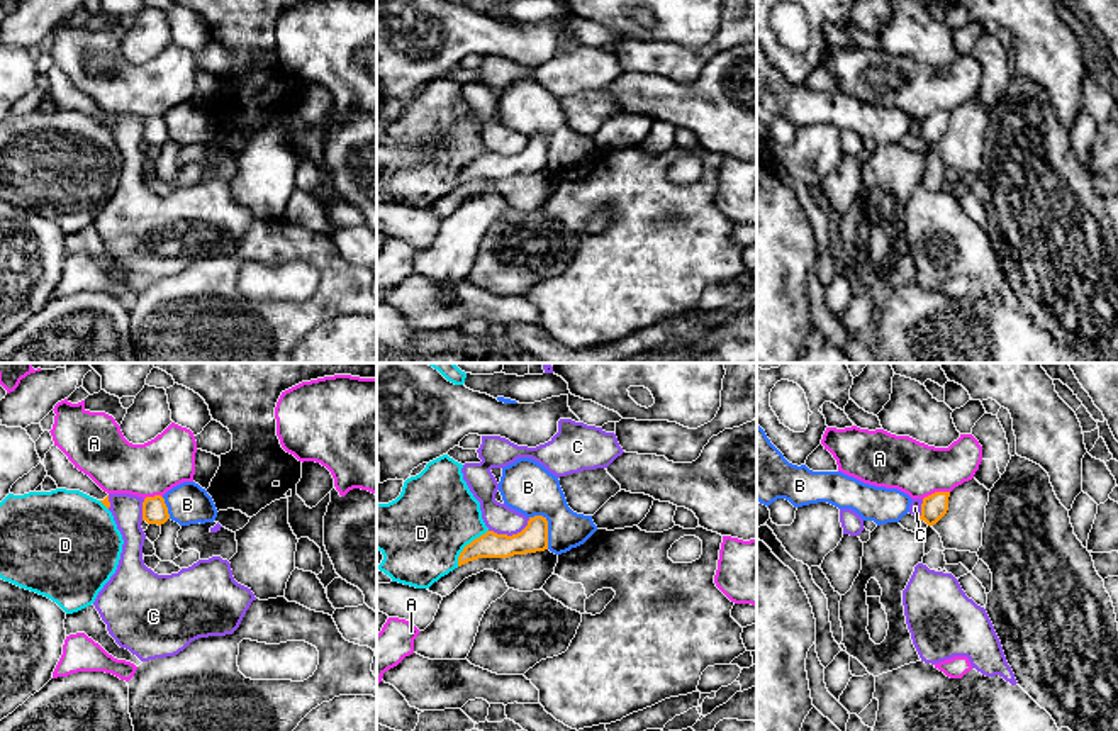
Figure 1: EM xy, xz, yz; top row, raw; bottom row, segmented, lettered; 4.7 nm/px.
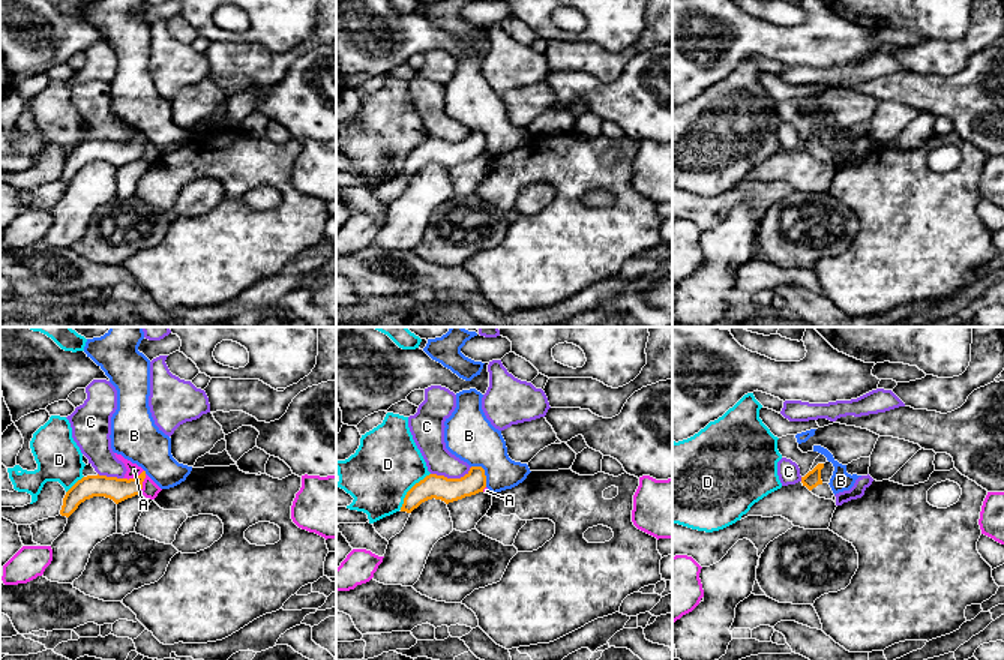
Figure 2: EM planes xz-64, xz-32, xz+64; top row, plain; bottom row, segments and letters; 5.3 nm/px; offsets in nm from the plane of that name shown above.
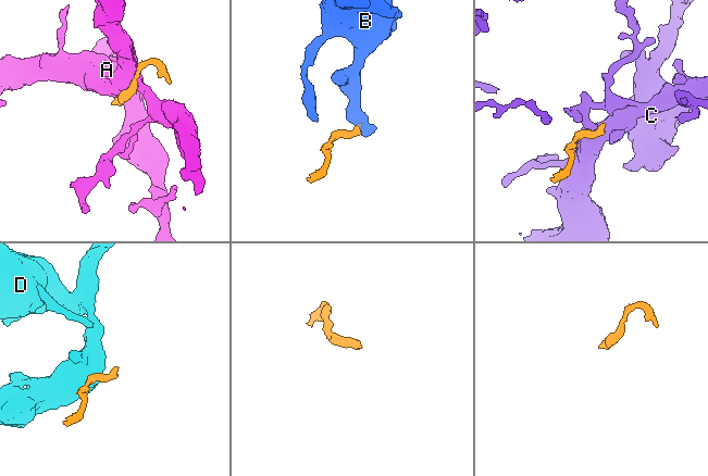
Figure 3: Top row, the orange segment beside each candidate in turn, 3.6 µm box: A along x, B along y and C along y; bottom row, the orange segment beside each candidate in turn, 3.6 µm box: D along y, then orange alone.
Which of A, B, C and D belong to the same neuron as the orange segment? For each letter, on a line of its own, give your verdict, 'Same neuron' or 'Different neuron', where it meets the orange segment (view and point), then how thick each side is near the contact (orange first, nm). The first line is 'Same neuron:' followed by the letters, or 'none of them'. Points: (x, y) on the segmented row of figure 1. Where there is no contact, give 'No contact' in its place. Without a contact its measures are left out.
Same neuron: none of them
A: Different neuron. Touches orange at yz (935, 492). Thickness 120 nm (orange) against 260 nm
B: Different neuron. Touches orange at xz (547, 526). Thickness 130 nm (orange) against 240 nm
C: Different neuron. Touches orange at xz (513, 535). Thickness 130 nm (orange) against 140 nm
D: Different neuron. Touches orange at xz (467, 545). Thickness 130 nm (orange) against 400 nm

